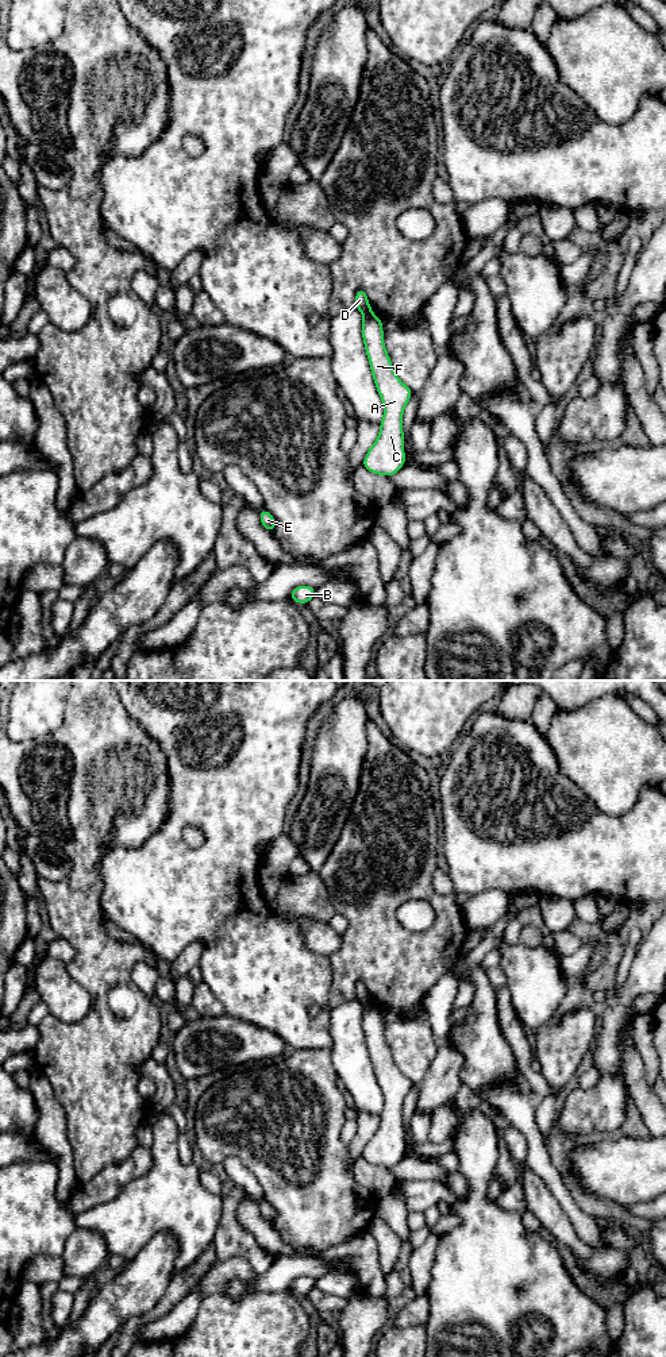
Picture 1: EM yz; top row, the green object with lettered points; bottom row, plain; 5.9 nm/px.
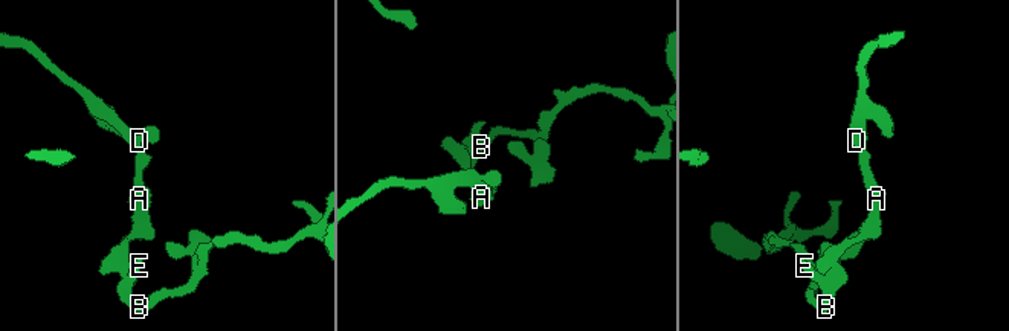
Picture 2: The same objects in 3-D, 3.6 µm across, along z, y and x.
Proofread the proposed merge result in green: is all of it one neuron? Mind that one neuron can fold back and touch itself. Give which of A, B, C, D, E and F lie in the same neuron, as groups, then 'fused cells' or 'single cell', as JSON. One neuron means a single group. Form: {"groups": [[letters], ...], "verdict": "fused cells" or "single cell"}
{"groups": [["A", "B", "C", "E", "F"], ["D"]], "verdict": "fused cells"}

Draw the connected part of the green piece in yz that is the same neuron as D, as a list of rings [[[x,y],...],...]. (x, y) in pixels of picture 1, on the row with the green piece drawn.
[[[359,288],[355,292],[355,305],[363,317],[373,315],[373,311],[370,308],[369,300],[367,300],[367,294],[366,294],[365,289],[362,289],[362,288]]]

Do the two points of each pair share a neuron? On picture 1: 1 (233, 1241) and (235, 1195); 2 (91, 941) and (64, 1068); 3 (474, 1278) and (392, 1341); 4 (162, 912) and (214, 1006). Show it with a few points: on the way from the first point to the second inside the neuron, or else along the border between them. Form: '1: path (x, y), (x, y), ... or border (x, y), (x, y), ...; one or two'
1: path (230, 1230), (230, 1206); one
2: path (101, 972), (101, 1030), (95, 1037); one
3: border (424, 1325), (427, 1342); two
4: border (203, 980), (223, 1006); two

